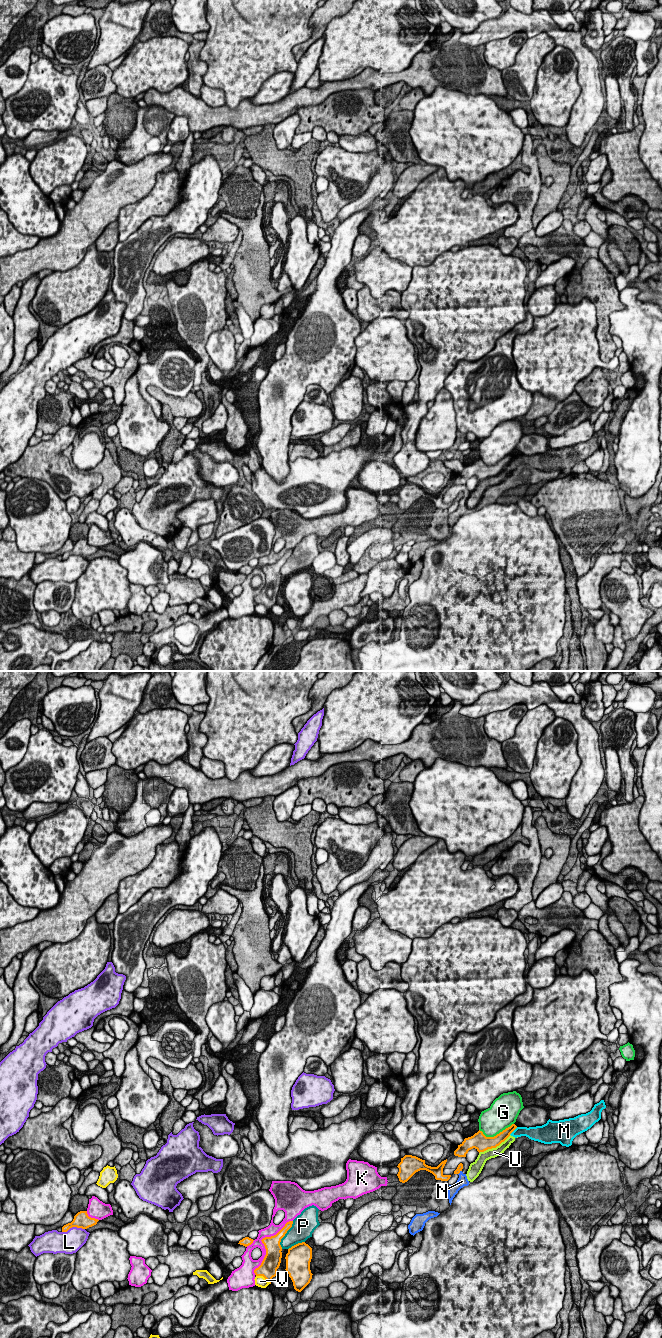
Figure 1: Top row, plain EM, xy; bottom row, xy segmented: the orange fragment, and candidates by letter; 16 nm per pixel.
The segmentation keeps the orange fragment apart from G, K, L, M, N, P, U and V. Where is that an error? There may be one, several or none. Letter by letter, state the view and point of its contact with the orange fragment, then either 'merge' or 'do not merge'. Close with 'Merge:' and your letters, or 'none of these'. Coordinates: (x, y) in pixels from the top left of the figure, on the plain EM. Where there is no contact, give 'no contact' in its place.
G: xy (497, 462) | do not merge
K: xy (262, 570) | do not merge
L: xy (73, 554) | do not merge
M: xy (513, 458) | do not merge
N: xy (459, 500) | do not merge
P: xy (284, 563) | do not merge
U: xy (494, 475) | do not merge
V: xy (263, 604) | do not merge
Merge: none of these

